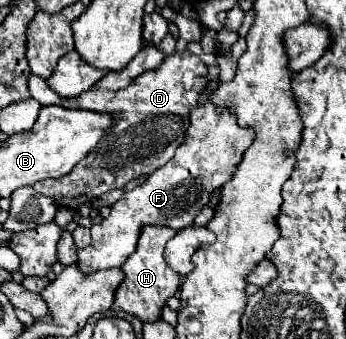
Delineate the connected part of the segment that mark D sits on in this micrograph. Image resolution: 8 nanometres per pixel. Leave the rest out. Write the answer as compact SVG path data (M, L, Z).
M173 52L163 60L159 70L139 74L127 88L117 92L87 90L77 98L61 102L63 108L93 110L113 116L111 136L105 136L91 154L87 154L67 176L47 182L37 182L35 190L55 200L57 206L77 210L79 206L99 198L101 194L123 188L129 180L149 176L159 166L171 160L183 134L189 126L189 110L197 106L197 98L207 84L207 66L199 56L185 52Z

